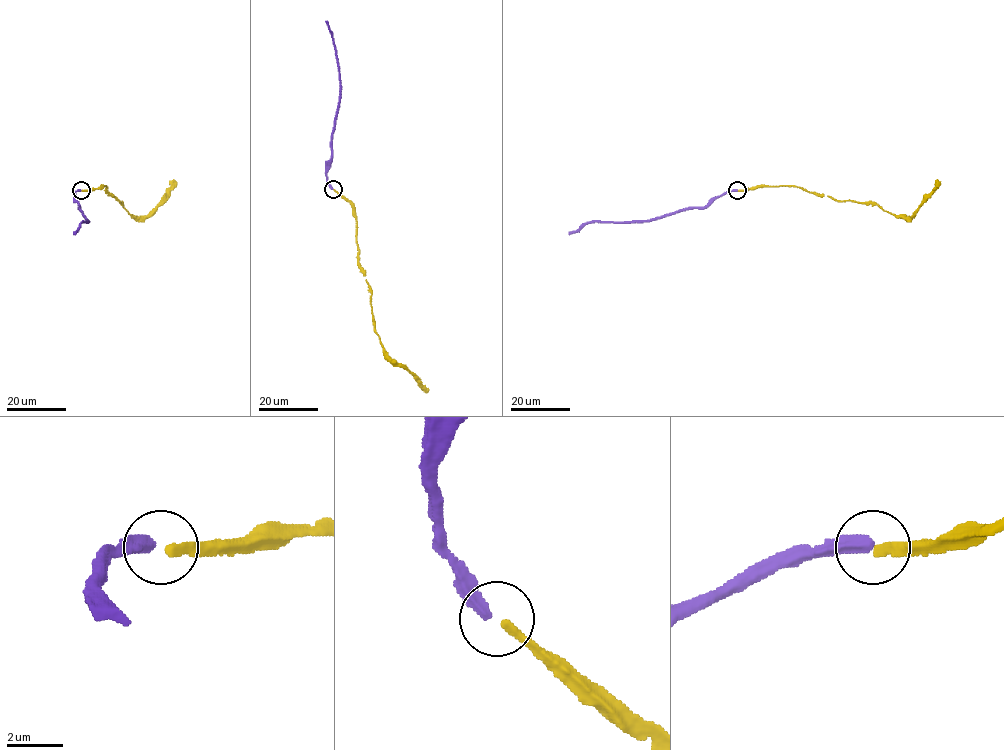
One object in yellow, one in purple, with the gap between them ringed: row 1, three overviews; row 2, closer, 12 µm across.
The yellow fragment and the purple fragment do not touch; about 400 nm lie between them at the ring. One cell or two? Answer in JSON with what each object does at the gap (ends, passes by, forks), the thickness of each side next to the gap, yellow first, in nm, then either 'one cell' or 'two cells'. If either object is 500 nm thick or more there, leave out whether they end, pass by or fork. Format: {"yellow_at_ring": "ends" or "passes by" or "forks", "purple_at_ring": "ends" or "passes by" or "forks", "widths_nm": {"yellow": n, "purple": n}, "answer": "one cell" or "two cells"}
{"yellow_at_ring": "ends", "purple_at_ring": "ends", "widths_nm": {"yellow": 320, "purple": 400}, "answer": "one cell"}

